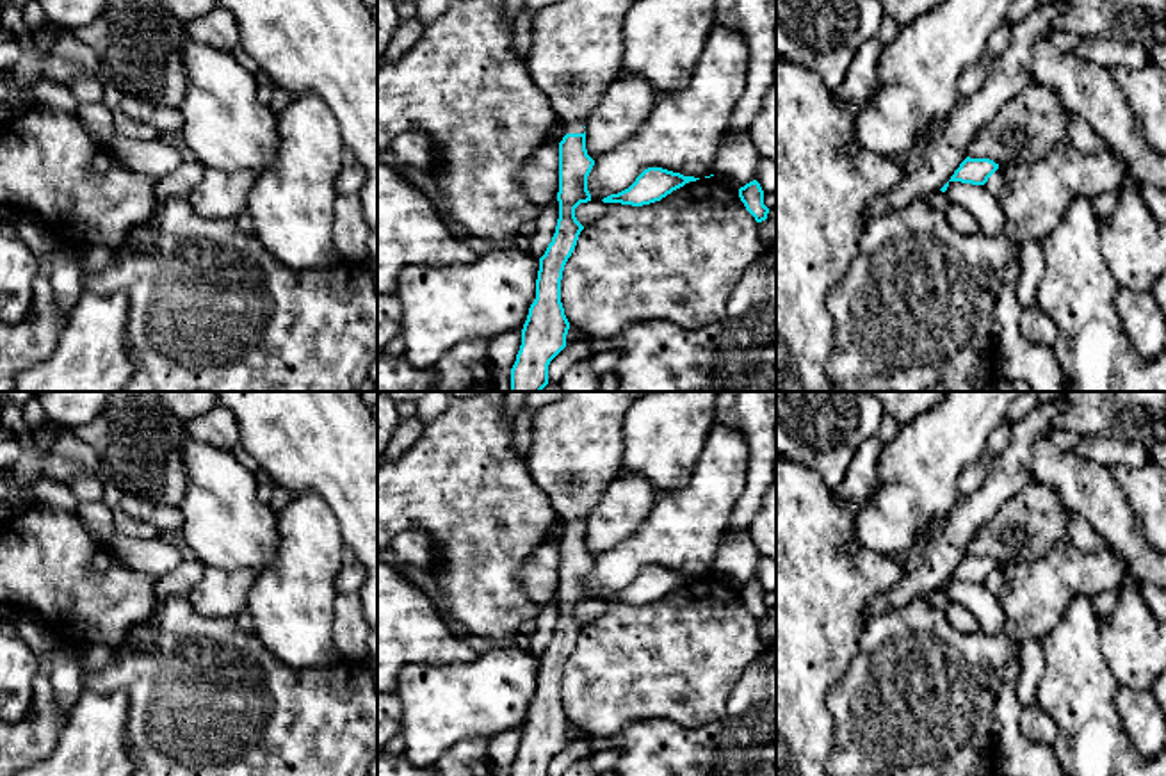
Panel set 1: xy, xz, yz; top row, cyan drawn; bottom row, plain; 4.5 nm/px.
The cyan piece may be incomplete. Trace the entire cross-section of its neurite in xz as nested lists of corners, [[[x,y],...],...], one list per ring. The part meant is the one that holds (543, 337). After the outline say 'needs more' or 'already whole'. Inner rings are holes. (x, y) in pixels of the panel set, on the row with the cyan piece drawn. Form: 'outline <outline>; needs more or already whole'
outline [[[559,0],[532,16],[532,46],[525,66],[534,85],[547,94],[557,119],[566,125],[559,142],[559,219],[552,242],[539,258],[536,299],[522,329],[522,345],[511,368],[511,392],[541,392],[548,365],[566,347],[570,322],[561,303],[563,271],[584,226],[575,217],[580,203],[591,201],[587,176],[595,160],[586,150],[586,123],[603,91],[616,78],[623,55],[623,21],[637,0]]]; needs more

